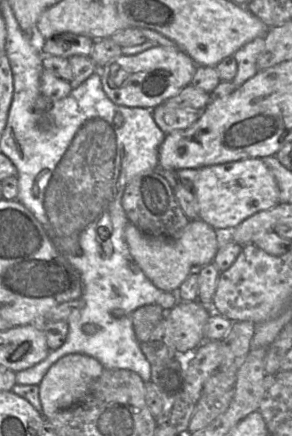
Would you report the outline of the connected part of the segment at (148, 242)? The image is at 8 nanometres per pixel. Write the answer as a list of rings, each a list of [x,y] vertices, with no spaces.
[[[195,219],[175,238],[152,237],[128,222],[124,238],[131,256],[146,277],[158,289],[172,292],[178,289],[192,272],[212,263],[222,243],[222,232],[224,231],[215,230],[204,221]]]

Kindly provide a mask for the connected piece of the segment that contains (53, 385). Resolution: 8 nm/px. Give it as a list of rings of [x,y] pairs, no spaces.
[[[68,354],[61,357],[50,367],[38,385],[43,417],[49,419],[56,412],[82,402],[103,370],[103,366],[96,359],[88,355]]]

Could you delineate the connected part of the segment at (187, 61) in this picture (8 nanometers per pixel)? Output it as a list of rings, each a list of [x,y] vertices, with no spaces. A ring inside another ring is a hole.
[[[156,46],[136,55],[121,55],[104,66],[98,66],[95,73],[100,75],[103,90],[113,103],[126,107],[142,107],[152,110],[190,85],[196,68],[197,64],[182,49]]]

